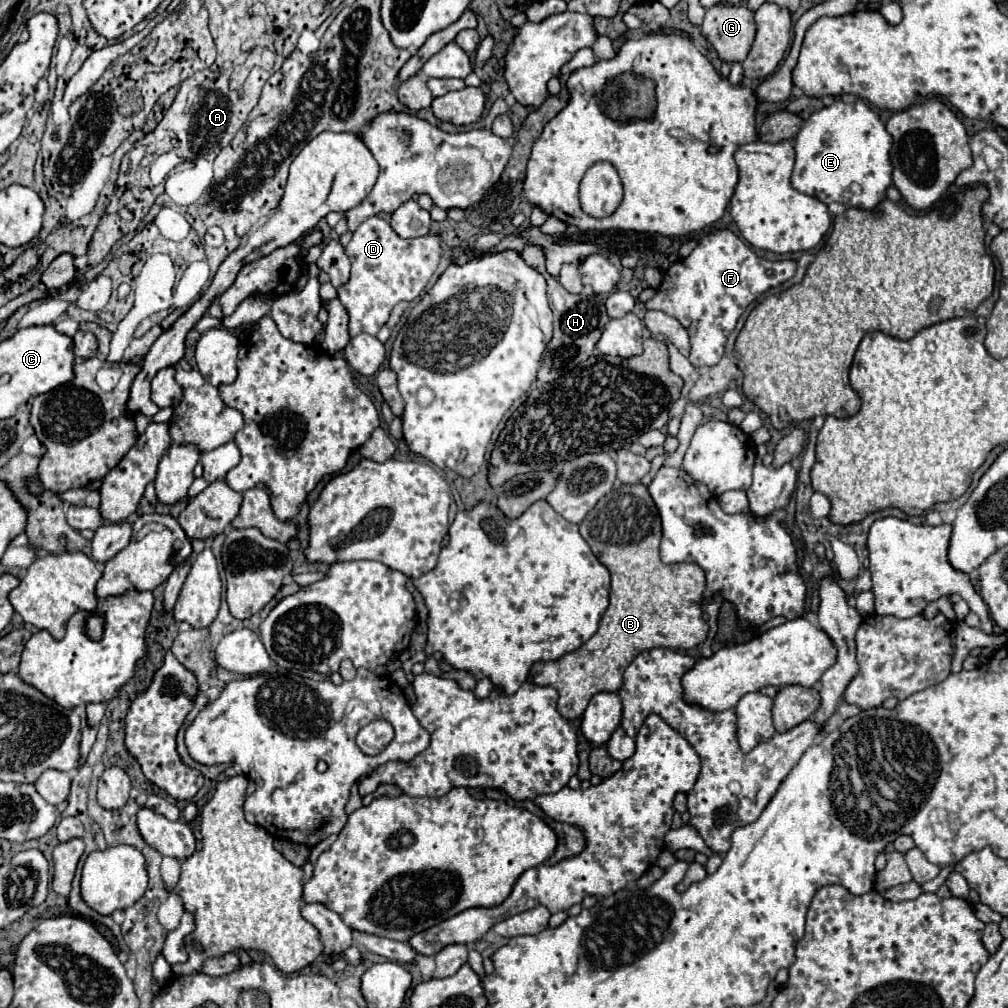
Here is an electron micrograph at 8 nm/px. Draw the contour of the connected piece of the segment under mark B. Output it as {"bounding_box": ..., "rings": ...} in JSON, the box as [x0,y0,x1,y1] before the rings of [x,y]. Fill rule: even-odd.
{"bounding_box":[531,486,709,720],"rings":[[[619,486],[609,492],[585,516],[579,528],[595,556],[611,572],[609,608],[601,618],[597,634],[579,652],[569,652],[555,662],[537,662],[531,668],[531,678],[537,686],[557,688],[557,710],[567,720],[579,718],[593,694],[617,692],[623,684],[625,668],[643,650],[691,650],[703,644],[709,632],[703,620],[705,570],[697,564],[671,566],[659,560],[661,520],[647,486]],[[687,598],[691,598],[691,606]]]}

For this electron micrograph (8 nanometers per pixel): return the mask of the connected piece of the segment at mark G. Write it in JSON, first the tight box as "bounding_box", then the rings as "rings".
{"bounding_box":[701,4,755,62],"rings":[[[717,4],[707,10],[705,20],[701,24],[701,34],[713,44],[717,50],[719,58],[723,62],[743,62],[745,56],[749,54],[749,48],[755,38],[755,20],[753,12],[747,6],[727,6],[727,4]]]}

